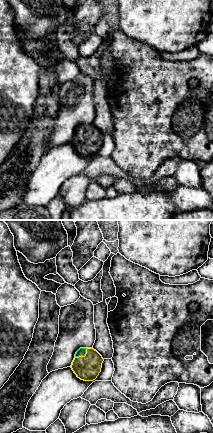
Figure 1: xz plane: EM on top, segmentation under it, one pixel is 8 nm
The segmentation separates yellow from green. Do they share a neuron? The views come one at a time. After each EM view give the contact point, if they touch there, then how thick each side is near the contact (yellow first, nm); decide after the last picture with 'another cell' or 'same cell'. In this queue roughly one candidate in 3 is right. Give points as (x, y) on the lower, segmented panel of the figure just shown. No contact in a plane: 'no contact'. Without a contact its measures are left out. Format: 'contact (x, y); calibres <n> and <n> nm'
contact (82, 356); calibres 200 and 60 nm

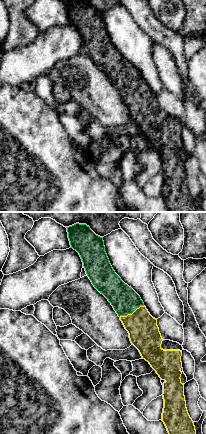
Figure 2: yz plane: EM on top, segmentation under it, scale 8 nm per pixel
contact (132, 313); calibres 240 and 220 nm

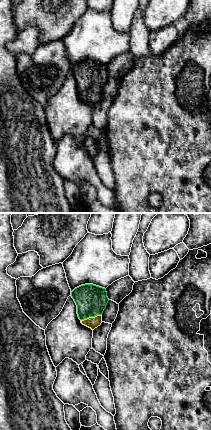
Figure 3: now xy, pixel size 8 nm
contact (91, 317); calibres 100 and 260 nm

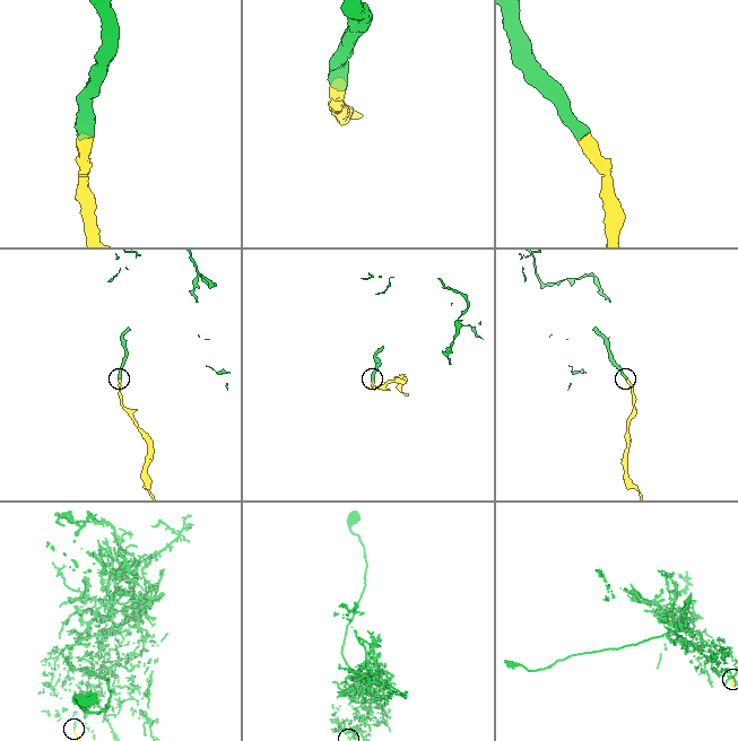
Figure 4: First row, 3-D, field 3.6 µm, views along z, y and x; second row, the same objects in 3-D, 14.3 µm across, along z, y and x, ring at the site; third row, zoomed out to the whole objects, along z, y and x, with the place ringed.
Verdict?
same cell

